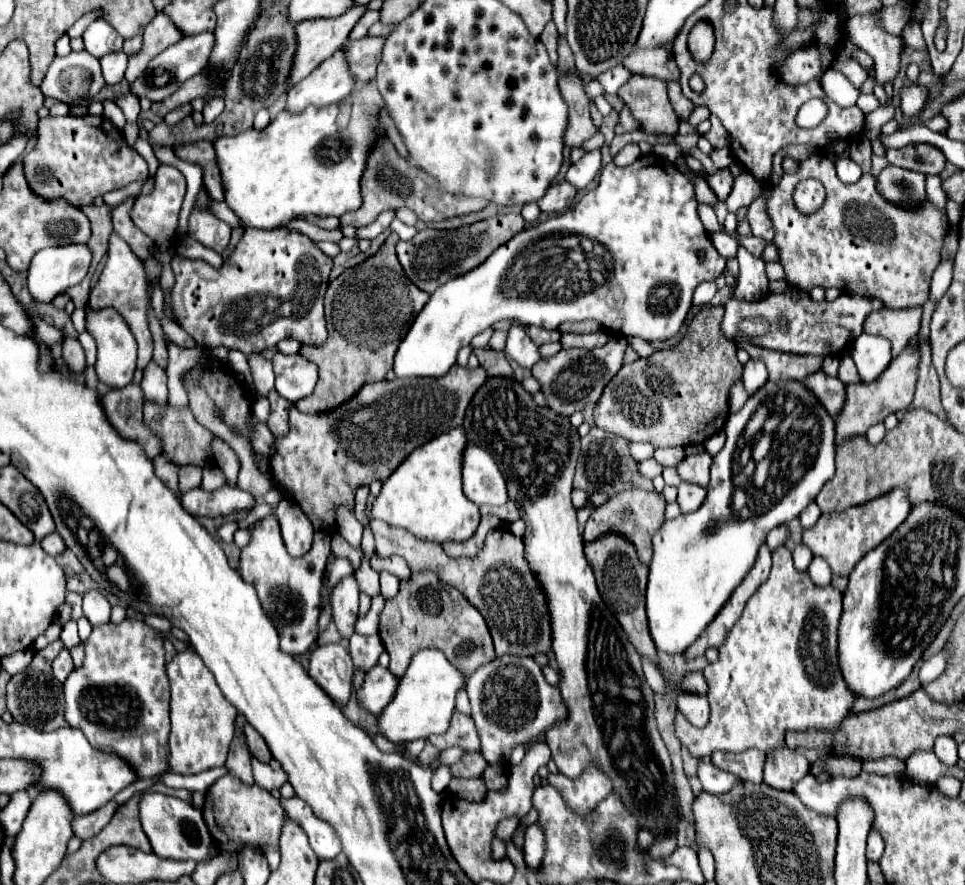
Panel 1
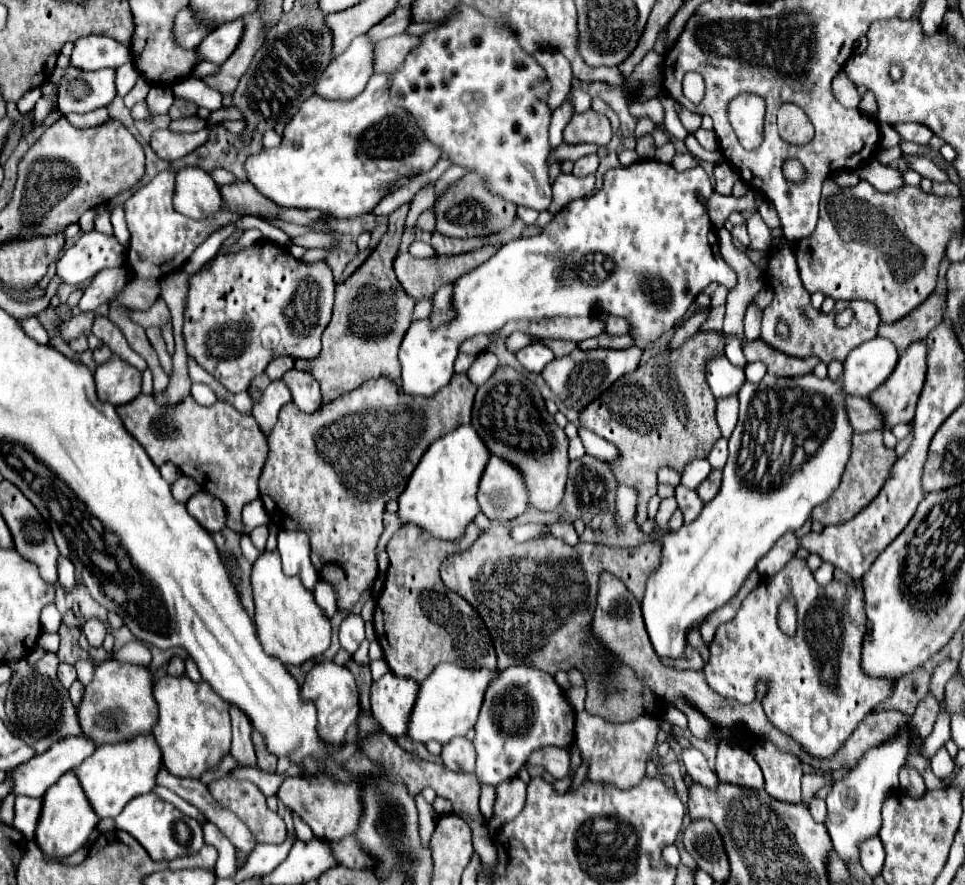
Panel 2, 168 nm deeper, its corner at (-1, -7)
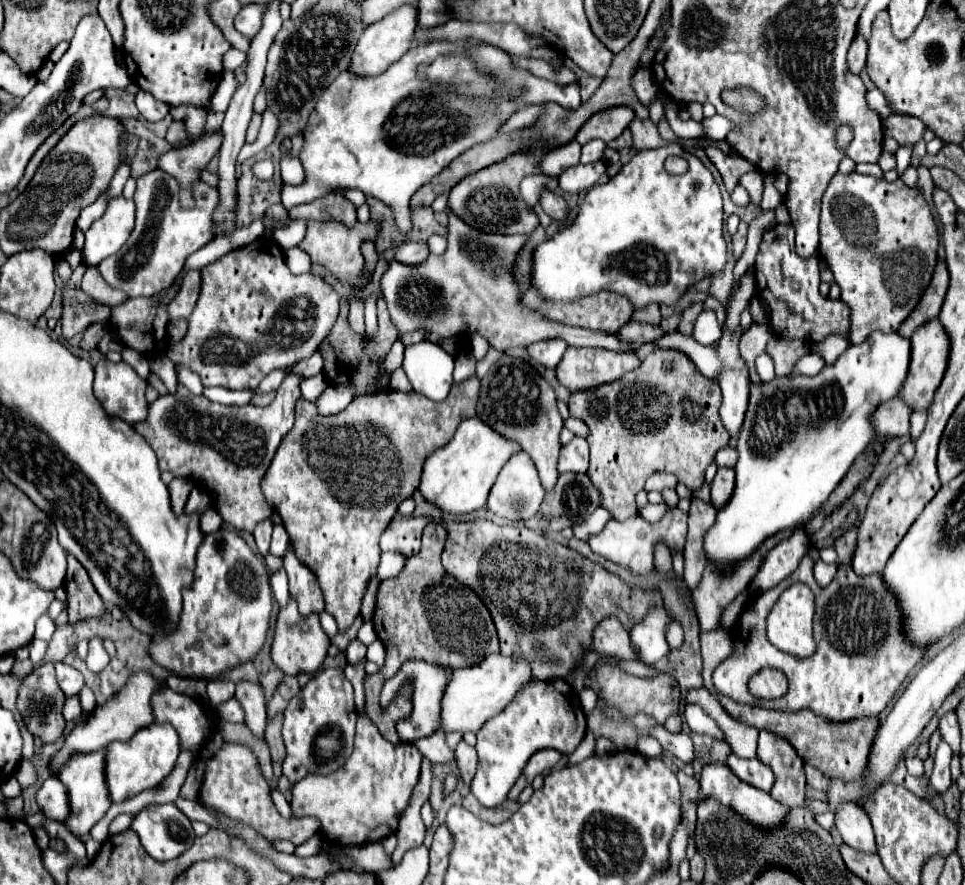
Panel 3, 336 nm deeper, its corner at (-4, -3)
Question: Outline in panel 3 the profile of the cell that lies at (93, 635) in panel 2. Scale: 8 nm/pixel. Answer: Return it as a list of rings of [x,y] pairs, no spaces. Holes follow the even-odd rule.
[[[94,637],[90,639],[90,651],[88,651],[88,657],[86,657],[86,665],[92,673],[98,673],[106,667],[106,663],[110,661],[108,653],[104,651],[104,645],[102,645],[102,639],[100,637]]]

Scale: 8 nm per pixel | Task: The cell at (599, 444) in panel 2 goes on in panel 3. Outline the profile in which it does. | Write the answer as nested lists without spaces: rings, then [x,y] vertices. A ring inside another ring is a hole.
[[[570,417],[564,425],[566,425],[572,433],[576,433],[578,437],[586,437],[586,435],[588,435],[588,427],[586,427],[586,423],[584,423],[584,421],[580,421],[580,419]]]

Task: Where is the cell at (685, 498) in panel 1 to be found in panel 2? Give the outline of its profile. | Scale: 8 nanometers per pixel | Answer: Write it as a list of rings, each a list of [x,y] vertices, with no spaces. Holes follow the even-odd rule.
[[[677,487],[675,489],[675,499],[679,503],[679,509],[683,511],[683,517],[685,517],[685,523],[691,523],[699,517],[699,511],[703,509],[703,501],[699,499],[699,495],[687,487]]]

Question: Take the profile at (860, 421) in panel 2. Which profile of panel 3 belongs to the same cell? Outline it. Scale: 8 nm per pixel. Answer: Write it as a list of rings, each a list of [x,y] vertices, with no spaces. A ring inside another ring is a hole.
[[[894,397],[878,407],[872,423],[882,437],[904,437],[910,431],[910,415],[910,405],[900,397]]]

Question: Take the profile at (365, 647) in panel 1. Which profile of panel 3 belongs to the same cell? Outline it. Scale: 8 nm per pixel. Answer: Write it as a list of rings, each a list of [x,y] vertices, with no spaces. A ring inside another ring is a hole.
[[[374,641],[374,643],[368,645],[368,661],[374,661],[378,667],[382,667],[384,665],[384,655],[386,655],[386,651],[384,651],[382,641]]]

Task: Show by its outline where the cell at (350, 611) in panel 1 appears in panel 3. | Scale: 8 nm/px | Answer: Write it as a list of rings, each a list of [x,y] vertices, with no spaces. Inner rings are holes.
[[[352,641],[350,645],[348,645],[348,649],[346,649],[346,661],[350,663],[350,665],[354,665],[354,663],[360,663],[360,661],[364,661],[366,659],[366,645],[362,645],[360,641]]]

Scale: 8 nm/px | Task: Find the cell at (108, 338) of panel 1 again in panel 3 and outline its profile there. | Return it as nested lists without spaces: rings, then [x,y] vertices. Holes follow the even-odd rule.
[[[102,359],[94,371],[94,395],[110,417],[118,417],[128,425],[146,421],[148,403],[144,391],[148,383],[140,379],[128,363],[110,363]]]

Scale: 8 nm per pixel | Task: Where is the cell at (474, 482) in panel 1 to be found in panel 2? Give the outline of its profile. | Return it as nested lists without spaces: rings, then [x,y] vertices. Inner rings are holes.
[[[491,455],[479,481],[477,501],[489,519],[519,517],[527,509],[527,489],[521,471]]]

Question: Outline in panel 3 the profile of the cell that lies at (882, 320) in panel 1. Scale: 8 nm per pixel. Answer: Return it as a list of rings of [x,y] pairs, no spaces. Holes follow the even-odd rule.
[[[938,259],[928,289],[924,291],[924,295],[922,295],[920,303],[916,305],[916,309],[912,311],[912,315],[902,323],[898,333],[902,337],[910,337],[920,325],[938,317],[940,307],[946,297],[946,291],[948,291],[948,269],[946,269],[946,263],[942,259]]]

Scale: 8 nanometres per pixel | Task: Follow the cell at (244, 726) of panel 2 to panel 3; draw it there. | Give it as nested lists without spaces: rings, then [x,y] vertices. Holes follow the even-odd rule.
[[[240,681],[236,685],[236,699],[244,707],[244,713],[246,713],[244,723],[246,723],[246,727],[256,737],[262,737],[264,727],[266,727],[266,703],[264,703],[262,685],[252,683],[252,681]]]

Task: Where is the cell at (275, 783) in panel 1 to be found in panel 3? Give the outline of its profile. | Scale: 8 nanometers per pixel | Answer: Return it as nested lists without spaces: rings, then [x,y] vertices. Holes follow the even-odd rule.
[[[360,715],[358,723],[356,723],[354,751],[352,751],[350,759],[346,761],[346,765],[332,775],[326,775],[326,777],[308,775],[302,781],[298,781],[292,789],[292,801],[290,801],[292,815],[320,819],[322,837],[324,839],[328,837],[328,841],[340,843],[342,847],[362,845],[362,843],[370,843],[370,841],[380,843],[382,839],[396,833],[396,829],[398,829],[398,819],[406,811],[412,791],[420,779],[420,761],[422,761],[422,755],[414,745],[410,745],[410,743],[392,745],[390,741],[382,739],[380,731],[374,727],[374,723],[370,719],[366,719],[366,715]]]

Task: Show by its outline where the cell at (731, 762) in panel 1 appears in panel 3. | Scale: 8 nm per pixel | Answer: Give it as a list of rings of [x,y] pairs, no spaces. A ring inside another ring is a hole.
[[[732,753],[732,755],[728,755],[726,763],[734,771],[734,775],[738,775],[748,785],[752,785],[756,789],[762,789],[766,793],[772,789],[772,785],[774,785],[774,773],[760,759],[738,759]]]

